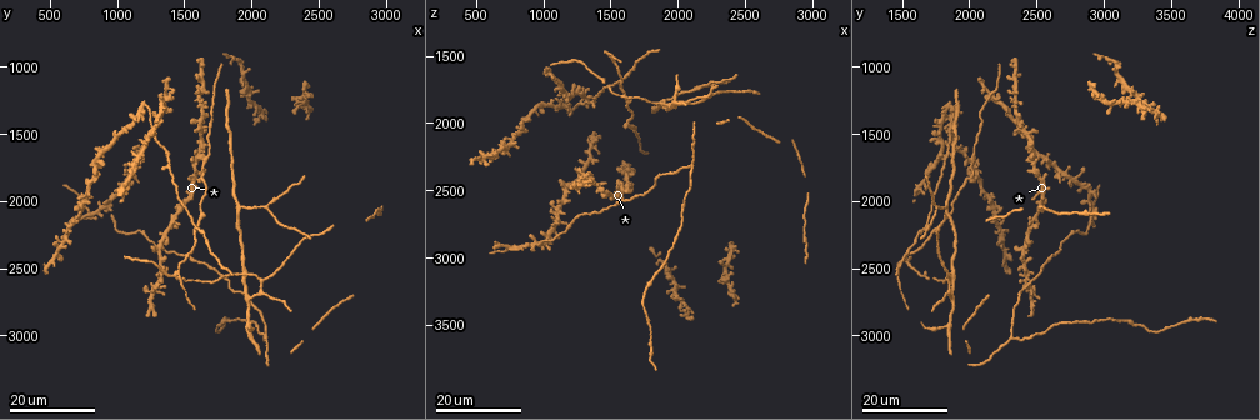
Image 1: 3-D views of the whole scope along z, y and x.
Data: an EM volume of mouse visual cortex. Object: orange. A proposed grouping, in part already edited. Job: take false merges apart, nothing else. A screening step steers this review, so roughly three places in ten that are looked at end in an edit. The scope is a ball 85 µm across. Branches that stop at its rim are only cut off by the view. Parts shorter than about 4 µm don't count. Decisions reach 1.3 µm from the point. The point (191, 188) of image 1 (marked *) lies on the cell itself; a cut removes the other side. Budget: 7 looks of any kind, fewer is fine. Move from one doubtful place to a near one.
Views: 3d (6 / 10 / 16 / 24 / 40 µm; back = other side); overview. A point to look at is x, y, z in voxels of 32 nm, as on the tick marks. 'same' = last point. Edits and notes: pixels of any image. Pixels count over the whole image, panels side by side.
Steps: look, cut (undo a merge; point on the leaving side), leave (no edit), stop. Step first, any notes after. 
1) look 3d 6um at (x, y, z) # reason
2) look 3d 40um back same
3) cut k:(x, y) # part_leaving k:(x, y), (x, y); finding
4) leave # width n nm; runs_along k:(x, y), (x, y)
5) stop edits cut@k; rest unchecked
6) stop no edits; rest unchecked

look 3d 24um at (1620, 1780, 2020) # sudden change in width

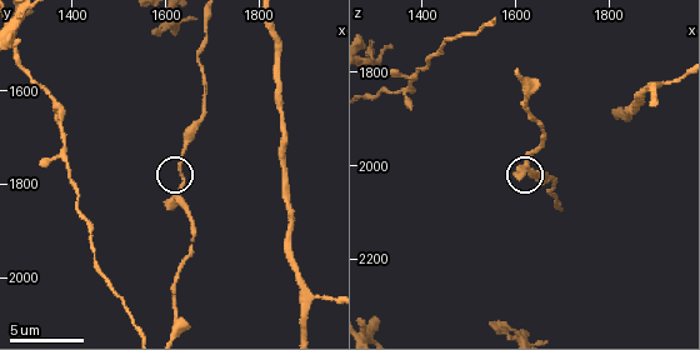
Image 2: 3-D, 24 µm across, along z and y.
look 3d 6um at (1630, 1805, 2015)

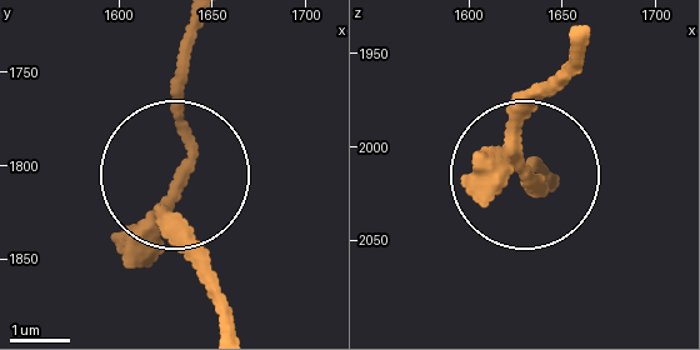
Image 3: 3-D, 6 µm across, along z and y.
leave # runs_along 3:(199, 24), (175, 83), (189, 143), (175, 188), (199, 273); continuous, no second cell

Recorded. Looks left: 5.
look 3d 16um at (1910, 2035, 1830) # small branch off a trunk

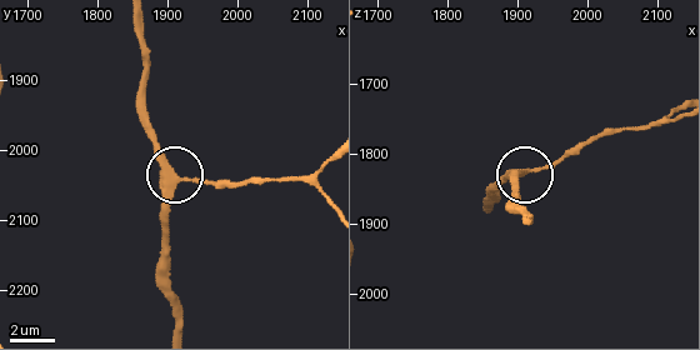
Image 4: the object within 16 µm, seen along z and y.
look 3d 16um back at (1910, 2040, 1825)

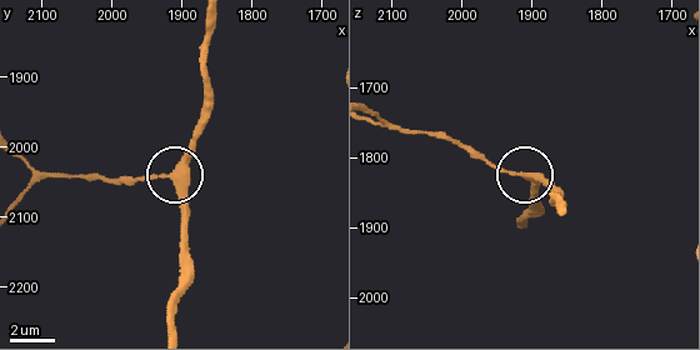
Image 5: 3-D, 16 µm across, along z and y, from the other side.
leave # width 310 nm; all the same cell

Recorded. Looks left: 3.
look 3d 24um at (1940, 2540, 1860) # thin arm on a thick one

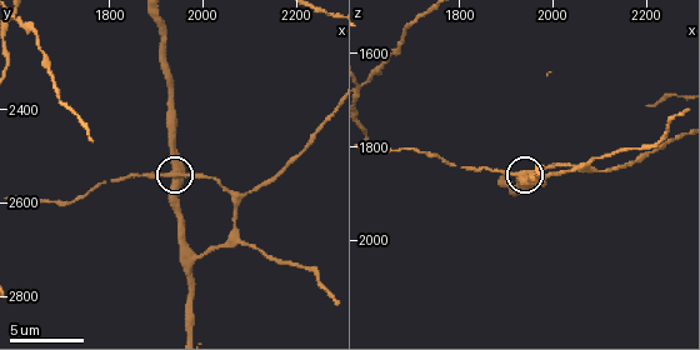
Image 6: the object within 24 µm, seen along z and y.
look 3d 10um same # zoom in

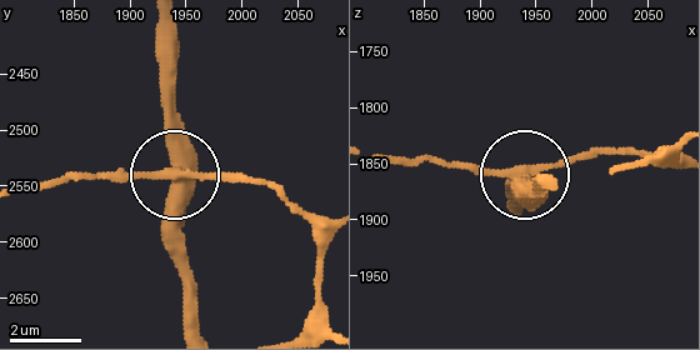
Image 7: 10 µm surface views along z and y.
leave # width 410 nm; one cell here

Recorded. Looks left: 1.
stop no edits; rest unchecked

